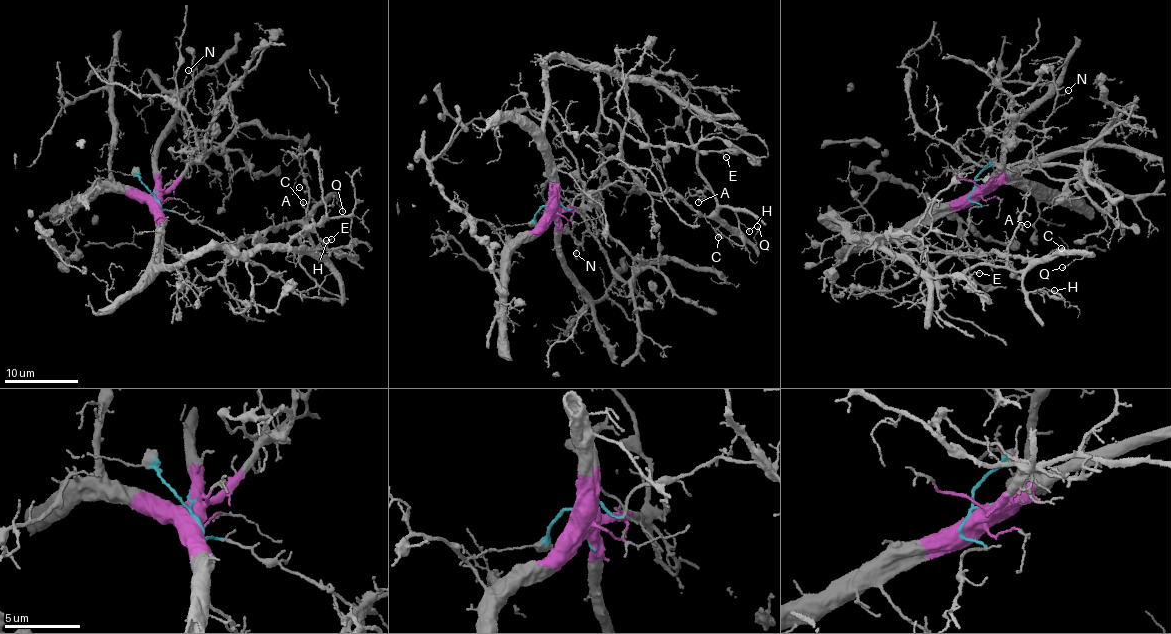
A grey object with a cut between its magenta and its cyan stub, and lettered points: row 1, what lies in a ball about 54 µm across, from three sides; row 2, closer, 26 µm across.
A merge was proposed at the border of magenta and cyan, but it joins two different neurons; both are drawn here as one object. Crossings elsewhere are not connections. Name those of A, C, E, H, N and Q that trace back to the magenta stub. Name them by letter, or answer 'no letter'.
N

